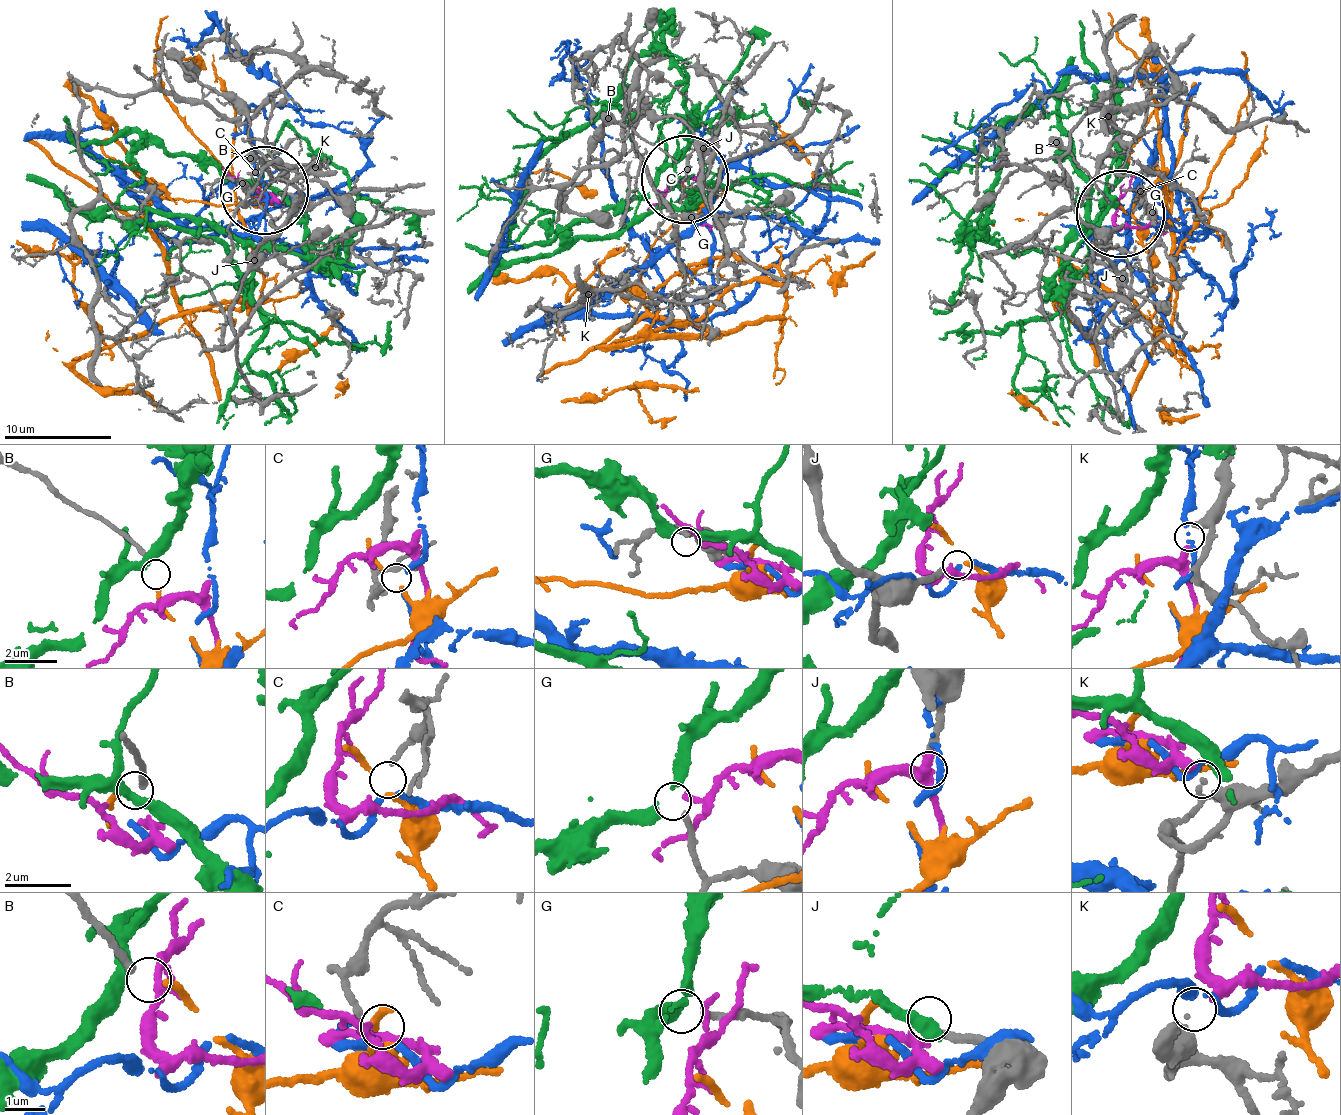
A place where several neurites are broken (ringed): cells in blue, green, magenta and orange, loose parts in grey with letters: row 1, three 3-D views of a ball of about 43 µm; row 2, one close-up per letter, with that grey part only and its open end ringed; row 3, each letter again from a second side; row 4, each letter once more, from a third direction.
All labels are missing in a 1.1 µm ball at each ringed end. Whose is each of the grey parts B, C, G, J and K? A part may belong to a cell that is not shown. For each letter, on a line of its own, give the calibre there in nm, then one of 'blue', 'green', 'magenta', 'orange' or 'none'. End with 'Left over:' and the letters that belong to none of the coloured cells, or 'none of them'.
B: calibre 180 nm; orange
C: calibre 150 nm; blue
G: calibre 160 nm; none
J: calibre 200 nm; none
K: calibre 360 nm; magenta
Left over: G, J

